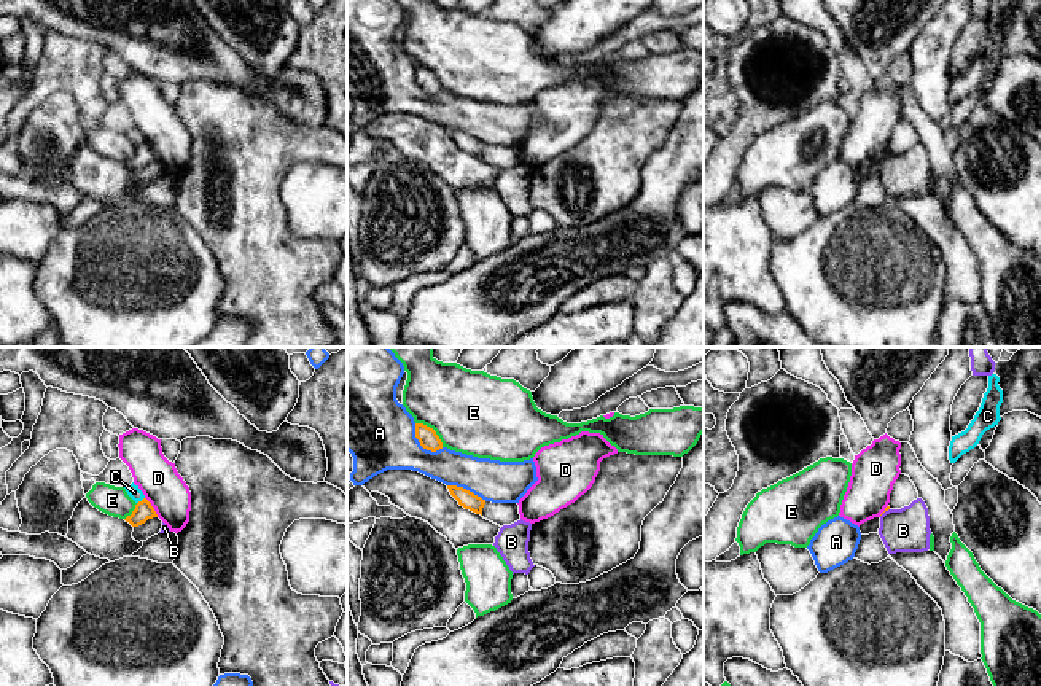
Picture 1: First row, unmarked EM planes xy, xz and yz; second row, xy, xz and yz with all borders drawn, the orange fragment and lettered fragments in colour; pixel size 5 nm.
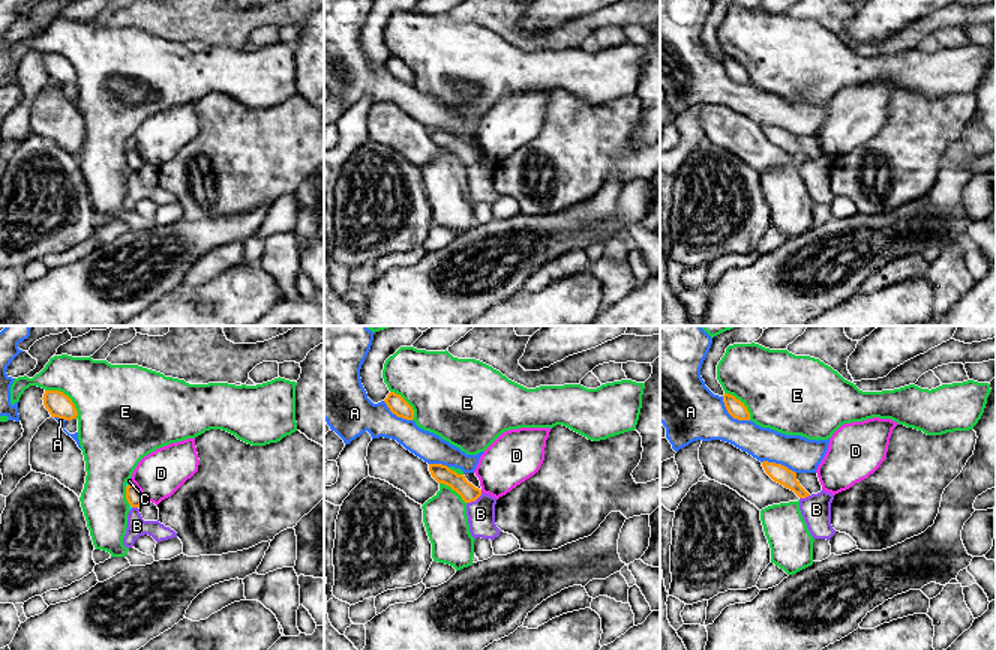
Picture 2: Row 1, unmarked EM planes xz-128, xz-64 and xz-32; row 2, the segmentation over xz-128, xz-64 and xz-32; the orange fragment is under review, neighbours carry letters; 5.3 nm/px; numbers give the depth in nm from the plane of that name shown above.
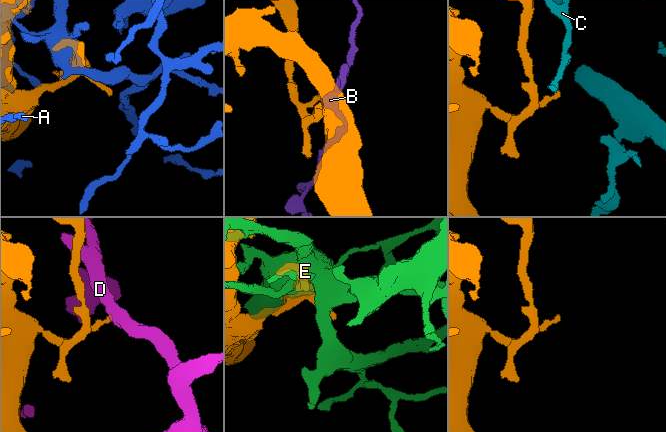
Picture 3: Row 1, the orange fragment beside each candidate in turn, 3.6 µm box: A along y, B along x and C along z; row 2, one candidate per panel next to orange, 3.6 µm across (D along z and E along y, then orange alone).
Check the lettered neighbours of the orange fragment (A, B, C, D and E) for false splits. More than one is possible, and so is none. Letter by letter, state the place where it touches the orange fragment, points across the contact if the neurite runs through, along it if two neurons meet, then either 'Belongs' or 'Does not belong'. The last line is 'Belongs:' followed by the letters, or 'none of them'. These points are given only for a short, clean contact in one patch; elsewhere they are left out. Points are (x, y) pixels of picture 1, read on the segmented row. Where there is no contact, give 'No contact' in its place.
A: Touches orange at xz (422, 446). Does not belong
B: Touches orange at yz (884, 511). Boundary: yz (888, 508), (881, 516). Does not belong
C: Touches orange at xy (142, 500). Boundary: xy (144, 497), (137, 503). Does not belong
D: Touches orange at xy (152, 506). Does not belong
E: Touches orange at xz (433, 430). Does not belong
Belongs: none of them

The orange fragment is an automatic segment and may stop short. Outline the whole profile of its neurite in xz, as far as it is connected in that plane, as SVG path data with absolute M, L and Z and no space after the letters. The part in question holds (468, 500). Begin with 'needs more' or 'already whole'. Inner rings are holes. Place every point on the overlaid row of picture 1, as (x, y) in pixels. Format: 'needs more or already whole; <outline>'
already whole; M447 485L447 489L460 506L482 516L482 508L485 505L485 500L482 500L481 497L474 495L473 492L463 487Z

